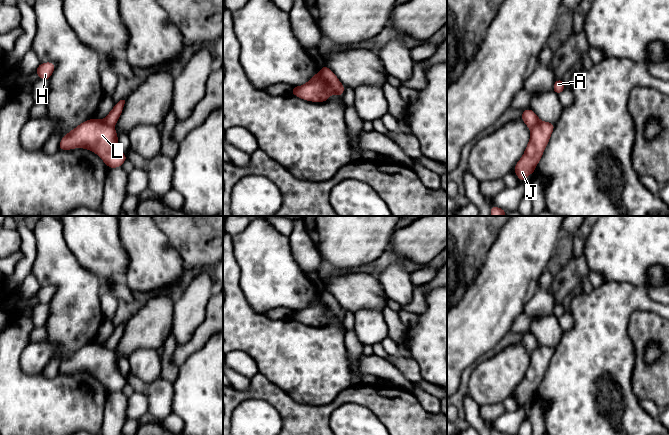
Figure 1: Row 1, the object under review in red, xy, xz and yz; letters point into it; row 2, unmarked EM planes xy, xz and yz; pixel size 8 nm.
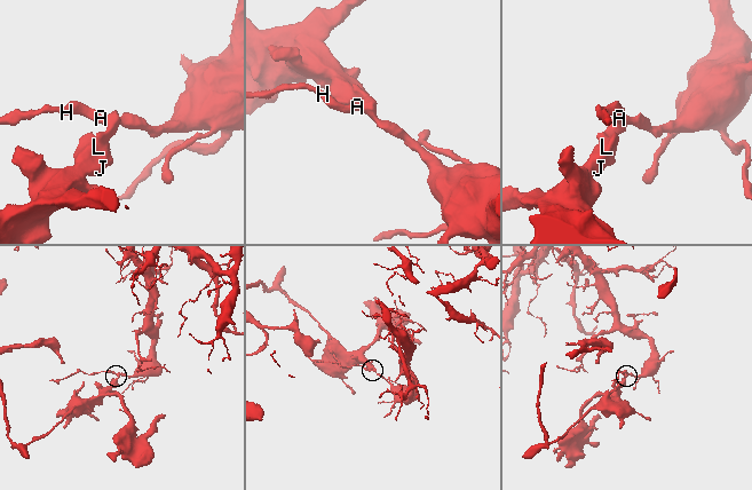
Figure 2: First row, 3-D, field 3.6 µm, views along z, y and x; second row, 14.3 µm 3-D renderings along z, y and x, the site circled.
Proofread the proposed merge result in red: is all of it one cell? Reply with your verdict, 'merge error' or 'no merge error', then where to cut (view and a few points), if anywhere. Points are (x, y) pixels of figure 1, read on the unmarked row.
merge error; cut in xz along (319, 295), (338, 318)

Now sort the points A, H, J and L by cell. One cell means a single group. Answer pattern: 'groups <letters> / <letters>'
groups A H / J L

